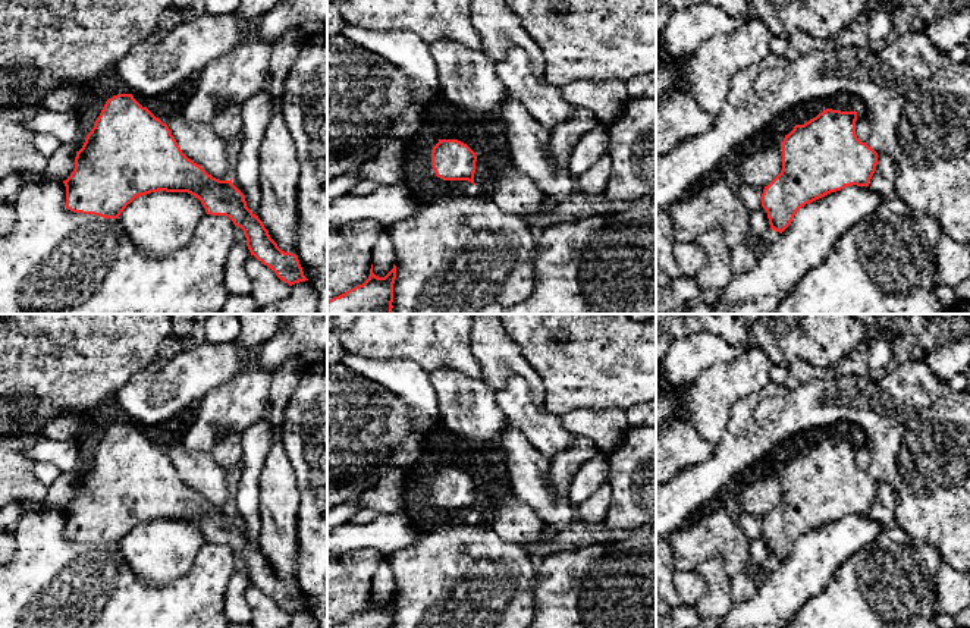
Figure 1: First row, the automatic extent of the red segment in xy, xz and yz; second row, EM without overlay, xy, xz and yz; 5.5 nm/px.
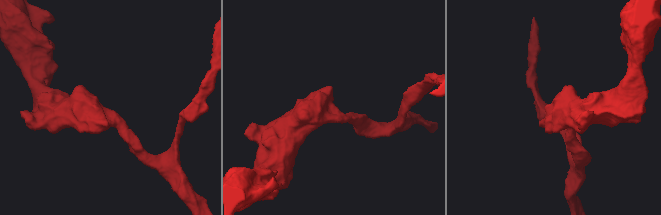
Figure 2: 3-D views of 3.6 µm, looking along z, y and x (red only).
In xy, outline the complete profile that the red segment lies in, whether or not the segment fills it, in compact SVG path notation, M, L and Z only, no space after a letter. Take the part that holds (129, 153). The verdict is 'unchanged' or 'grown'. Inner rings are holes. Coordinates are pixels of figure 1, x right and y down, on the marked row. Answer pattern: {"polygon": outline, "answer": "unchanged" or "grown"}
{"polygon": "M117 94L106 101L82 148L76 151L73 172L63 183L68 210L104 219L119 219L126 205L141 195L158 191L188 192L201 201L207 214L226 216L241 227L251 255L271 269L280 280L289 286L308 280L298 257L277 247L258 216L247 207L245 195L232 179L219 180L188 158L169 126L132 94Z", "answer": "unchanged"}

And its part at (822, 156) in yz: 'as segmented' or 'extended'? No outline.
as segmented

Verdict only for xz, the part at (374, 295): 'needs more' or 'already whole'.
already whole

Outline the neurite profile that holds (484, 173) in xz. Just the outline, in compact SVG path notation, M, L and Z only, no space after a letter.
M500 117L439 125L424 122L423 129L439 134L440 139L458 139L467 144L477 156L474 183L483 188L489 188L505 166L514 164Z

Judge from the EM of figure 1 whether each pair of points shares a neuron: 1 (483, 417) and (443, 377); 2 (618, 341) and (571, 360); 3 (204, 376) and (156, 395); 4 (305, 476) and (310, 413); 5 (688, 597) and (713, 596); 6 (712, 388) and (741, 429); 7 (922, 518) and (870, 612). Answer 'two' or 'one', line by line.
1: one
2: one
3: one
4: one
5: two
6: two
7: two

